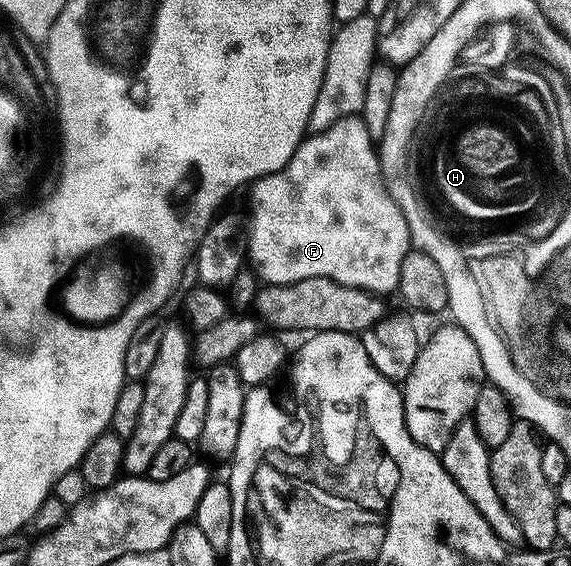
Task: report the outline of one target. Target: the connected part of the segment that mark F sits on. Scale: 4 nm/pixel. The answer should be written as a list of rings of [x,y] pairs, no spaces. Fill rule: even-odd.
[[[358,115],[345,116],[342,120],[335,121],[323,132],[308,135],[293,154],[293,158],[289,158],[289,162],[280,172],[270,172],[267,176],[259,177],[250,185],[250,188],[251,224],[249,220],[249,235],[246,237],[245,244],[249,249],[250,263],[251,260],[255,263],[255,270],[263,279],[264,285],[292,284],[301,282],[305,278],[329,278],[333,282],[341,282],[345,286],[354,288],[364,288],[367,292],[376,294],[394,293],[398,289],[401,262],[405,262],[408,252],[413,248],[411,231],[405,222],[405,214],[397,206],[397,202],[391,196],[391,191],[387,189],[387,183],[383,181],[383,168],[379,164],[376,141],[369,134],[363,119]]]

